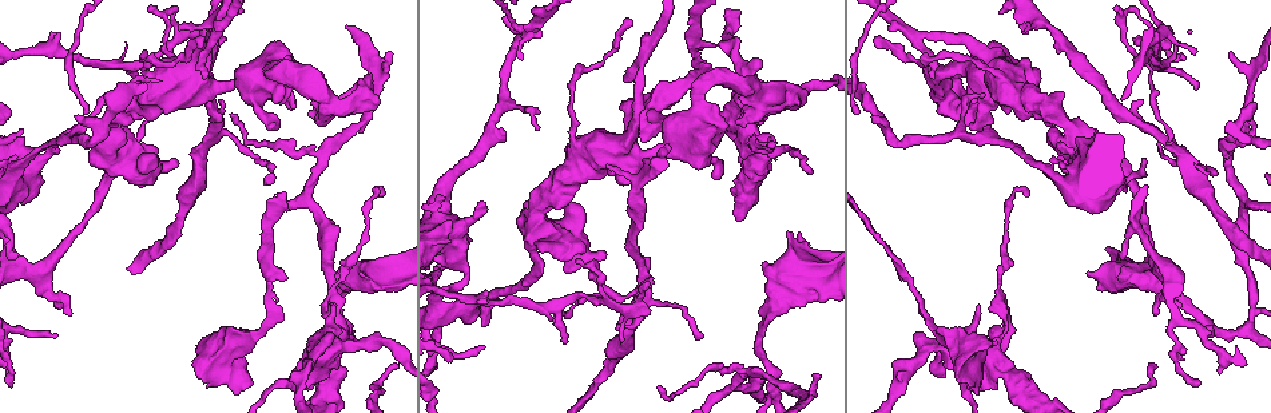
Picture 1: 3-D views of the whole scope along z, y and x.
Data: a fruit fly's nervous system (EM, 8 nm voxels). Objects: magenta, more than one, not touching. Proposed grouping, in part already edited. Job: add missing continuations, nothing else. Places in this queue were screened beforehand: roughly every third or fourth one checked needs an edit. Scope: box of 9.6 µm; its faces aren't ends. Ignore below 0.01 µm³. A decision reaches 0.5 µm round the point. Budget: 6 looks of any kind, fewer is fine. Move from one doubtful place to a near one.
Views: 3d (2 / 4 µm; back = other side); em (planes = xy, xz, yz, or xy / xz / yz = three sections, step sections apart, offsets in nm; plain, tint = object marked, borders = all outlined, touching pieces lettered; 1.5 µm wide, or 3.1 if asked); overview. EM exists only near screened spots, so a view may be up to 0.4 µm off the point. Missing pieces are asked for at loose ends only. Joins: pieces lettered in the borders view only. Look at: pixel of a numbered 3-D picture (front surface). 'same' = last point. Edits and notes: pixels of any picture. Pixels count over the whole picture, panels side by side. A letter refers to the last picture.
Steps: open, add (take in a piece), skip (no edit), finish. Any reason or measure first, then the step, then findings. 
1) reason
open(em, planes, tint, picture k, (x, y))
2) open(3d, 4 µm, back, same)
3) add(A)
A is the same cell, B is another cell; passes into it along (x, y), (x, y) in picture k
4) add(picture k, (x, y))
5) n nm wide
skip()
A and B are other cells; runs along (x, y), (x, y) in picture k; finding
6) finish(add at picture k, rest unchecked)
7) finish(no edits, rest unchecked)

an open end
open(em, yz, step 8, tint, picture 1, (223, 101))

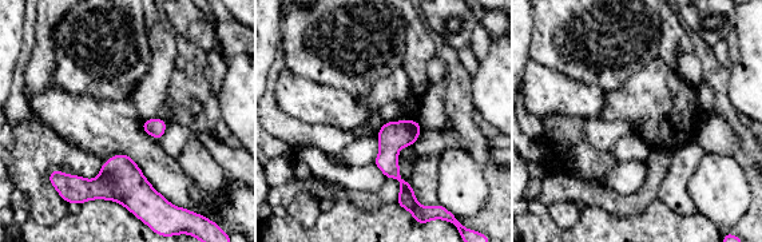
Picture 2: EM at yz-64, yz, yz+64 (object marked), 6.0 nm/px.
open(em, planes, borders, same)

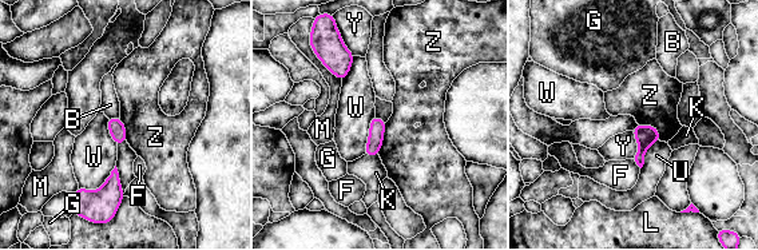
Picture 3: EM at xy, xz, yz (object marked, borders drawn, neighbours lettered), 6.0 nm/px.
skip()
B, F, G, K, L, M, U, W, Y and Z are other cells; border along (387, 122), (384, 141), (377, 154) in picture 3; no lettered piece goes on from it

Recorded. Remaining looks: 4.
tapers out
open(em, xz, step 4, borders, picture 1, (272, 172))

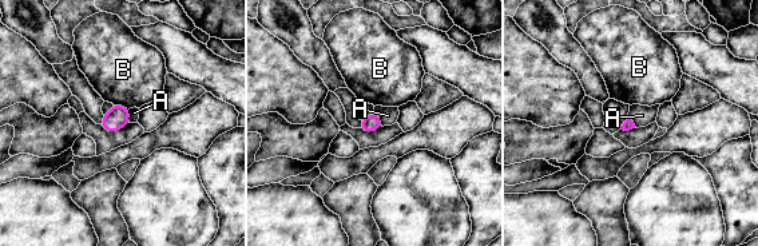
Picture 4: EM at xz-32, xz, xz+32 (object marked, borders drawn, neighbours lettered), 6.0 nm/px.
open(em, xy, step 4, borders, same)

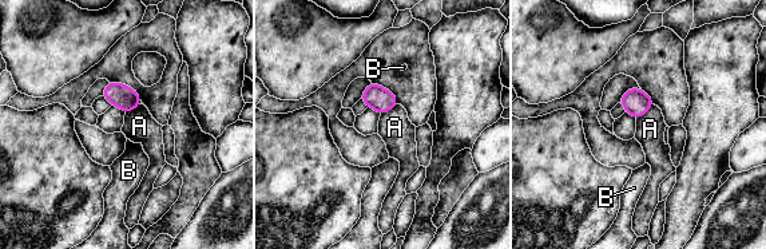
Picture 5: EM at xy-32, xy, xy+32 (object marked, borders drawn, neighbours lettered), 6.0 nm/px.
A touches over 140 nm
skip()
A and B are other cells; border along (654, 105), (636, 119) in picture 5; none of them fits

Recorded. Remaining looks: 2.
thin end
open(3d, 2 µm, picture 1, (178, 30))

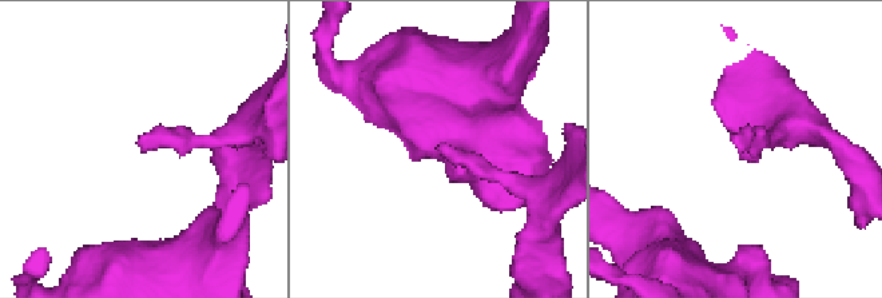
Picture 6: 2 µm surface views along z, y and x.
shape alone is not enough
open(em, xz, step 8, borders, picture 6, (144, 148))

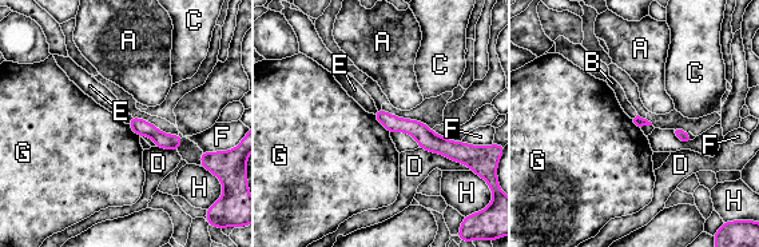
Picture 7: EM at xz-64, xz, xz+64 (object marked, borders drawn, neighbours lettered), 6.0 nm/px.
skip()
A, B, C, D, E, F, G and H are other cells; runs along (378, 114), (433, 143), (457, 144) in picture 7; none of them fits

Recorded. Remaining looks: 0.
finish(no edits, rest unchecked)

